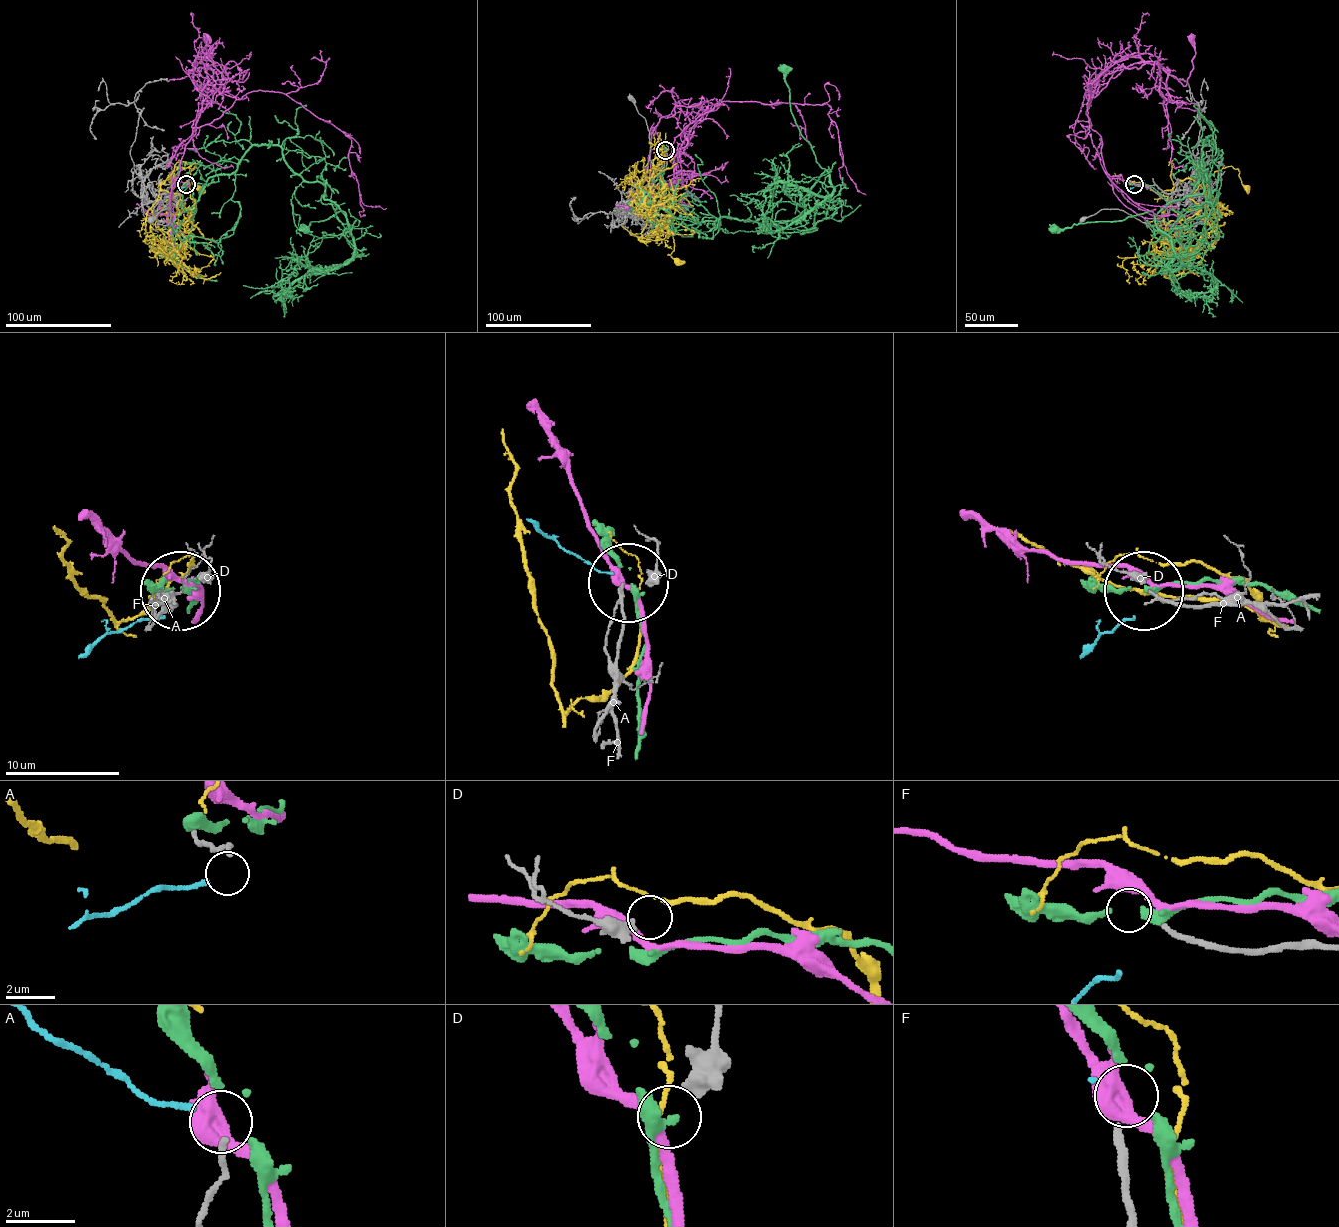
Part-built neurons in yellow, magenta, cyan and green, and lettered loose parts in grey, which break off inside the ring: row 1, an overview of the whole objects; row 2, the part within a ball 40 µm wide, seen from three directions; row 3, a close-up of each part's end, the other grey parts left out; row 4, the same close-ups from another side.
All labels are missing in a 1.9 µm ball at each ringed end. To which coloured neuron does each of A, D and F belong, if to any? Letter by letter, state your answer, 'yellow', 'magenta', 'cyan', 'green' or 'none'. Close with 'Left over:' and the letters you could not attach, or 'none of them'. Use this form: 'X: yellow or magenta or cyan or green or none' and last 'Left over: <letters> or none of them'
A: cyan
D: yellow
F: none
Left over: F

